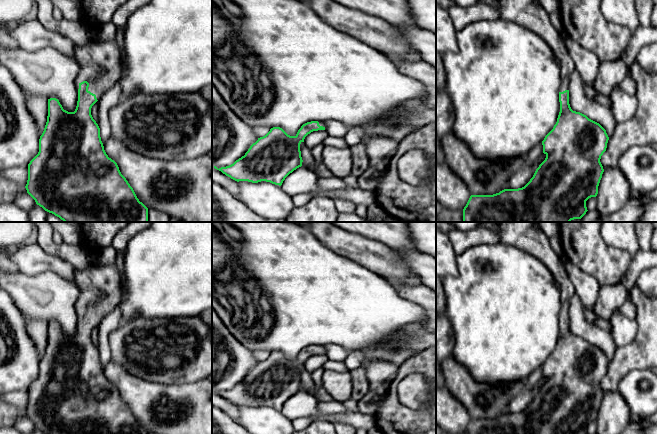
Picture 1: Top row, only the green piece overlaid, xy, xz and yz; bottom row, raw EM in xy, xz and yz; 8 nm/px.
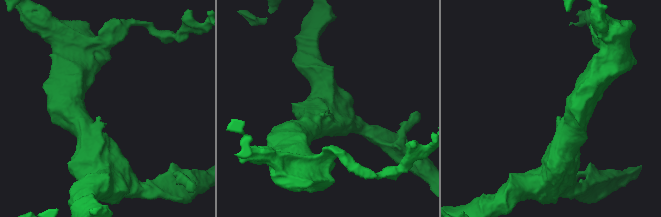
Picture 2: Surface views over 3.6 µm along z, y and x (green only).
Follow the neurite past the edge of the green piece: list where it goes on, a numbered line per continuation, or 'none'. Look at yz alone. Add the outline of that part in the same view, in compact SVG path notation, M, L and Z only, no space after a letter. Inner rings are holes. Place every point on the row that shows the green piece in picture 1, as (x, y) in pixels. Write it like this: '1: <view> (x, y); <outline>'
1: yz (530, 14); M480 0L480 3L498 8L500 18L515 22L540 36L560 61L560 92L569 90L569 81L575 70L561 32L552 24L550 15L537 0Z

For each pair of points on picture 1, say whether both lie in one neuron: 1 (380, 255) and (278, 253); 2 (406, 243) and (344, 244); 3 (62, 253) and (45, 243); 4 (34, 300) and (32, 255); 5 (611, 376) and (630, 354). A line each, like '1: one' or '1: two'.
1: two
2: two
3: one
4: two
5: one

